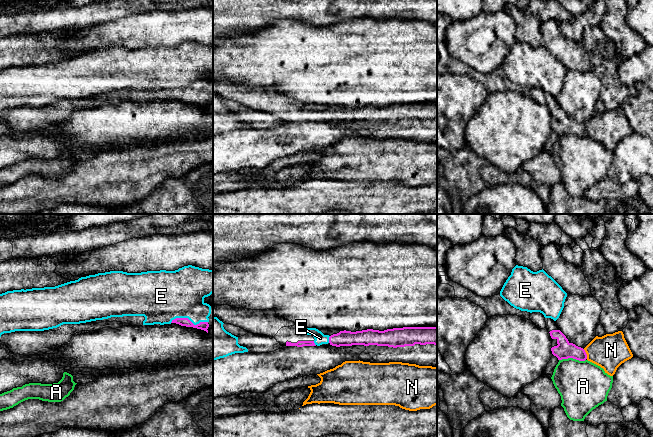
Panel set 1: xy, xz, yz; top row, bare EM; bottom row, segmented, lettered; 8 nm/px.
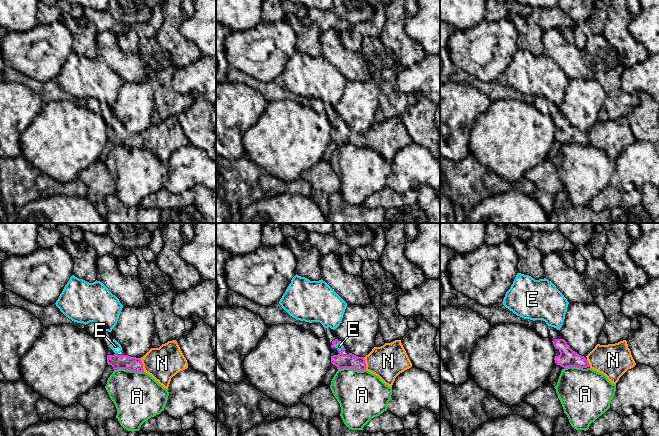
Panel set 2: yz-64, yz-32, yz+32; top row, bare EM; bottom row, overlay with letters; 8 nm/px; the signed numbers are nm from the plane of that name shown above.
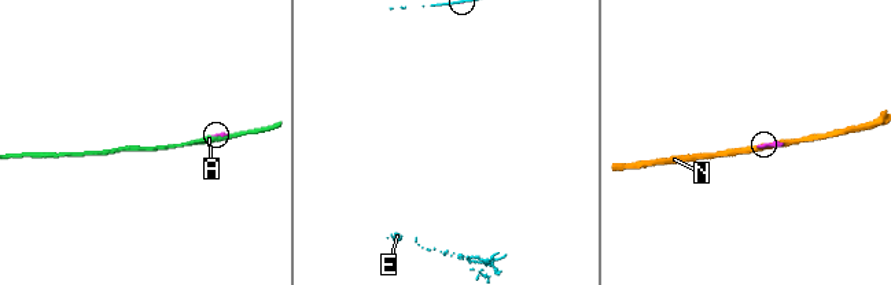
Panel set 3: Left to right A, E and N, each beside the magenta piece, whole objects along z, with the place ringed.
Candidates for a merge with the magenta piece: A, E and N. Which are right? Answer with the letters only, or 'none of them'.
none of them

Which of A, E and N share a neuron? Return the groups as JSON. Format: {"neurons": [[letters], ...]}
{"neurons": [["A"], ["E"], ["N"]]}

